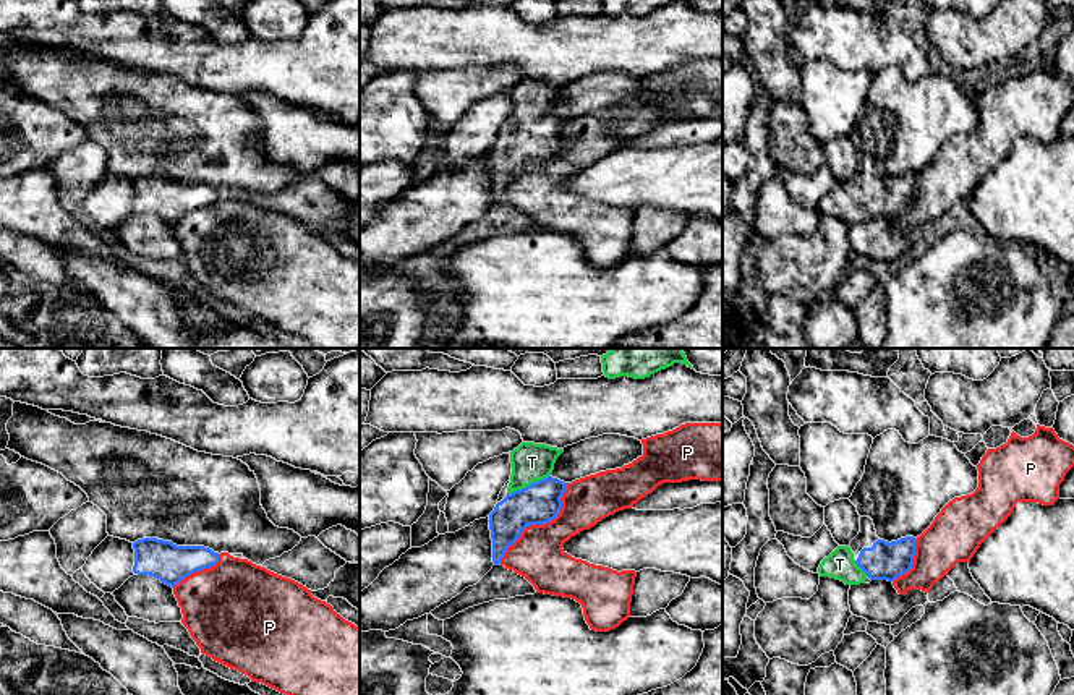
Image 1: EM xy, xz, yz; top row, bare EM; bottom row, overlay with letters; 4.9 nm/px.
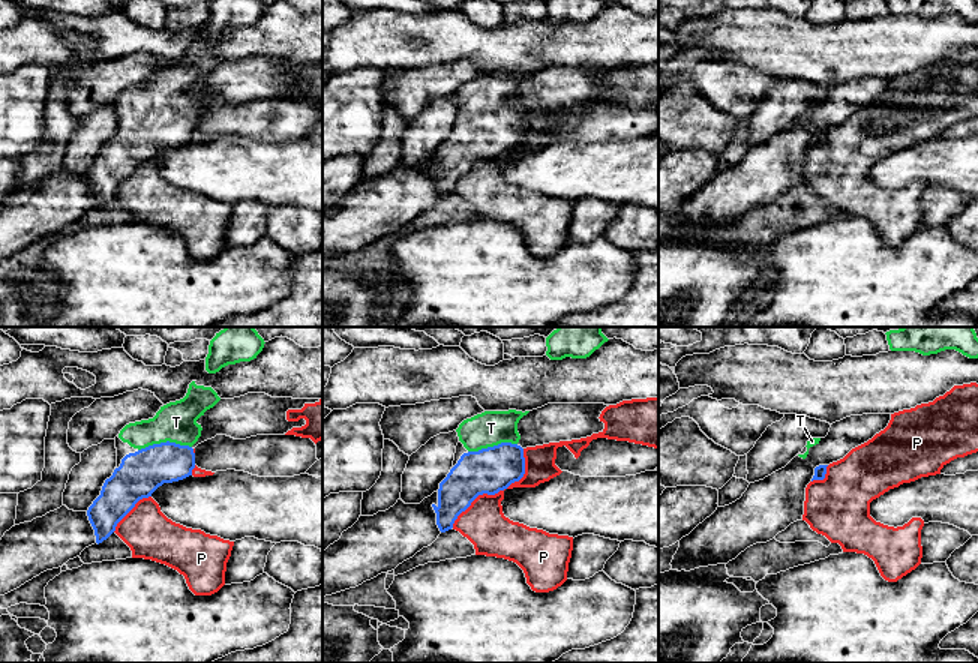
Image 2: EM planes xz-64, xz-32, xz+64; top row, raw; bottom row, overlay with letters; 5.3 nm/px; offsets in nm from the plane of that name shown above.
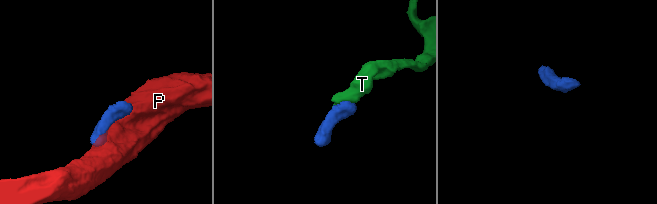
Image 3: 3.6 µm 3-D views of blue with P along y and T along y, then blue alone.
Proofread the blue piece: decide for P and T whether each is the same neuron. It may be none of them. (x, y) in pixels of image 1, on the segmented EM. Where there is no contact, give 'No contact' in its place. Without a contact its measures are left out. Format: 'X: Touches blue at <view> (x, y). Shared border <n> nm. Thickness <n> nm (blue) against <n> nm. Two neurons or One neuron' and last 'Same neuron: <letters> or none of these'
P: Touches blue at xz (540, 524). Shared border 550 nm. Thickness 200 nm (blue) against 260 nm. Two neurons
T: Touches blue at xz (530, 485). Shared border 240 nm. Thickness 200 nm (blue) against 190 nm. One neuron
Same neuron: T

